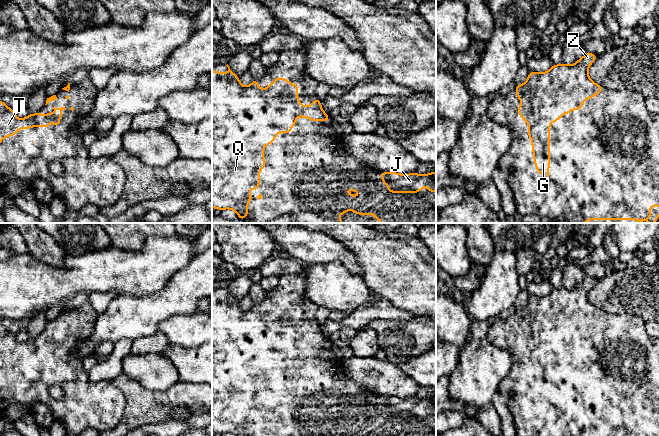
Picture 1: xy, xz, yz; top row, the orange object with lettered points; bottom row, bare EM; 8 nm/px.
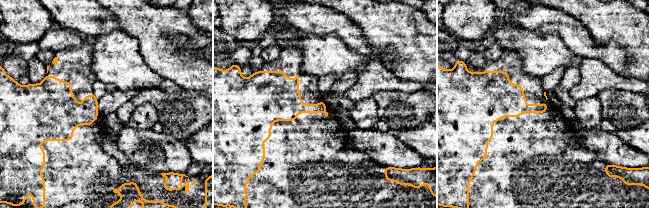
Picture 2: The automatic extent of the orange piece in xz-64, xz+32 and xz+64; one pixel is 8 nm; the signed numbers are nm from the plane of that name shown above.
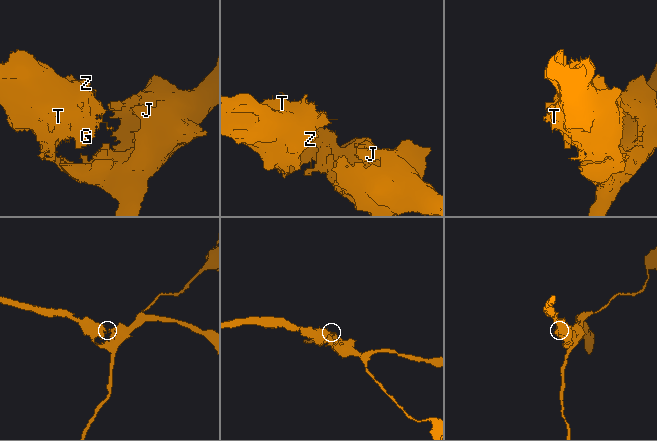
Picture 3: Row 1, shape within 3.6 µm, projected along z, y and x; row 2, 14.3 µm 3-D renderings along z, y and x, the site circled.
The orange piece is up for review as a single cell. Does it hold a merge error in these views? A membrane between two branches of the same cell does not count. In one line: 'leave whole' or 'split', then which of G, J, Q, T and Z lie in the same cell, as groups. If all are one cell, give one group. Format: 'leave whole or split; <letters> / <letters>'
leave whole; G J Q T Z

